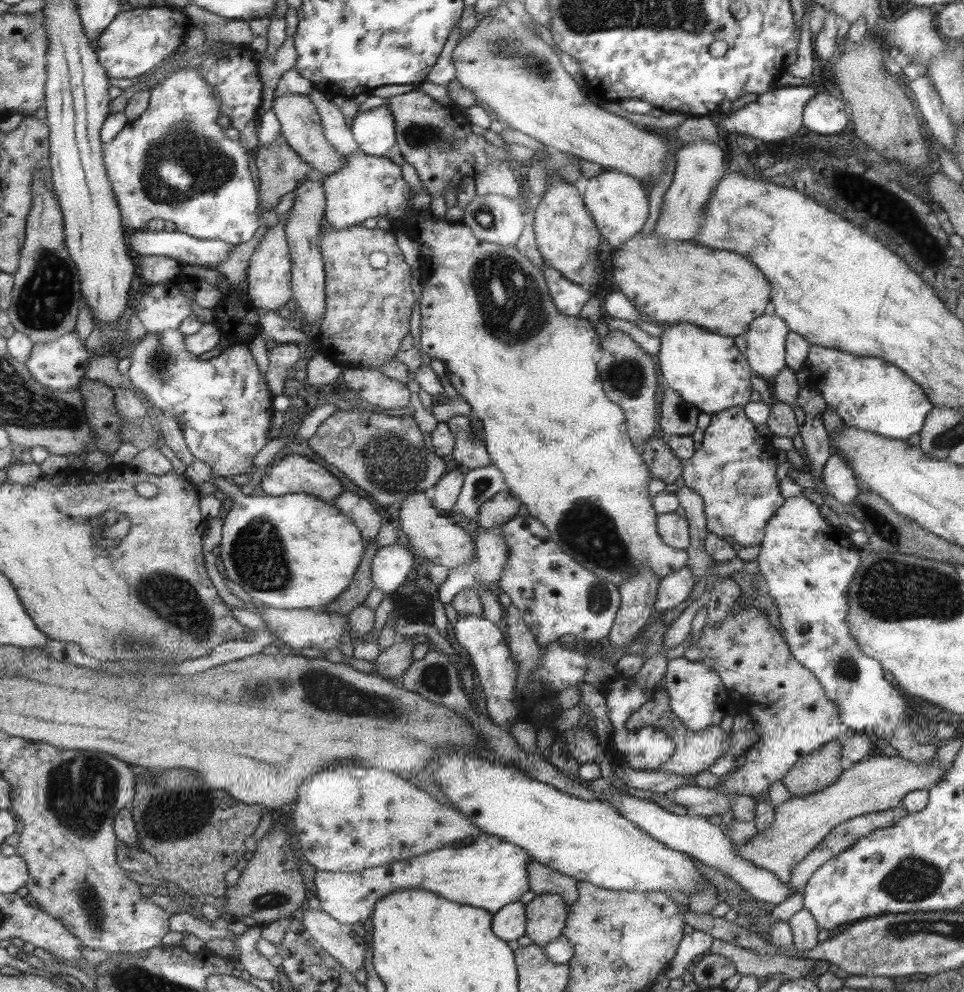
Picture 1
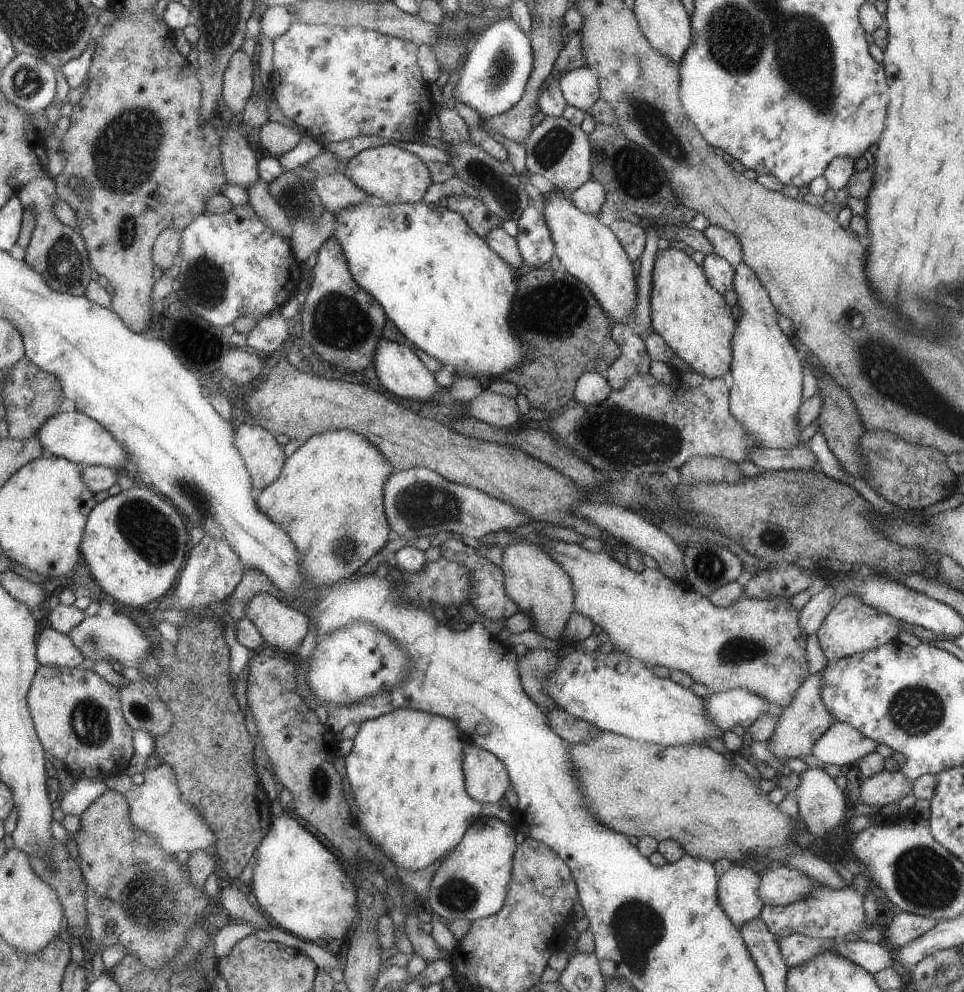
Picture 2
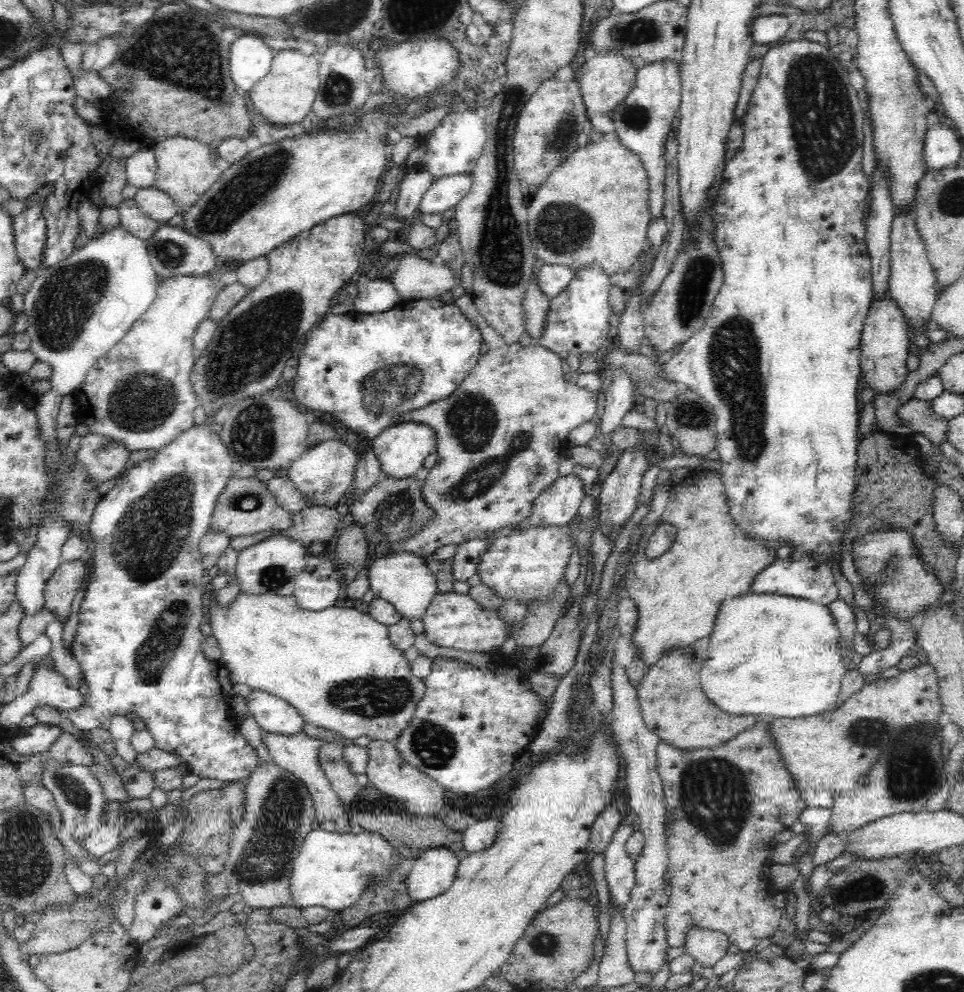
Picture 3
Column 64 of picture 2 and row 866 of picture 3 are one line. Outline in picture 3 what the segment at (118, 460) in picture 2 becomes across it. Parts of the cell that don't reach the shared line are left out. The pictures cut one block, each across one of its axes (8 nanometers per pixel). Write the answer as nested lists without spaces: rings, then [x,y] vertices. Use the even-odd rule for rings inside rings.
[[[445,848],[428,850],[415,859],[405,880],[405,889],[414,903],[442,894],[454,882],[459,857]]]

